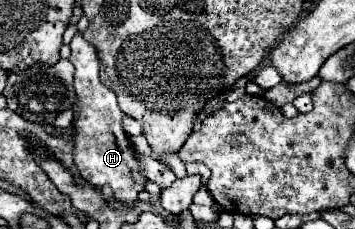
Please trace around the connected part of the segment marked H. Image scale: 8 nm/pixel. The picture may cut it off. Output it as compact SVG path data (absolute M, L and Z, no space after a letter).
M76 33L70 49L70 63L76 67L74 91L78 95L78 115L74 119L72 133L72 139L76 143L74 155L78 161L78 171L92 185L108 185L116 201L120 201L124 207L134 207L138 201L138 193L146 189L148 179L142 173L136 151L122 127L122 119L126 117L126 113L118 107L116 95L100 81L94 45L88 43L82 33Z

